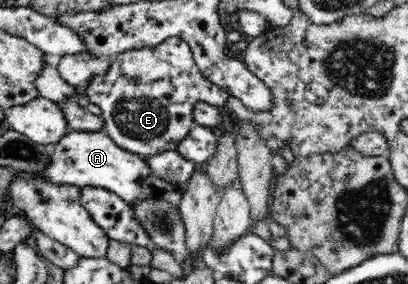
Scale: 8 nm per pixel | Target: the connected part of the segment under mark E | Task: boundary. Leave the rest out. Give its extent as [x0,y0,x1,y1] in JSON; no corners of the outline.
[83,36,231,157]

